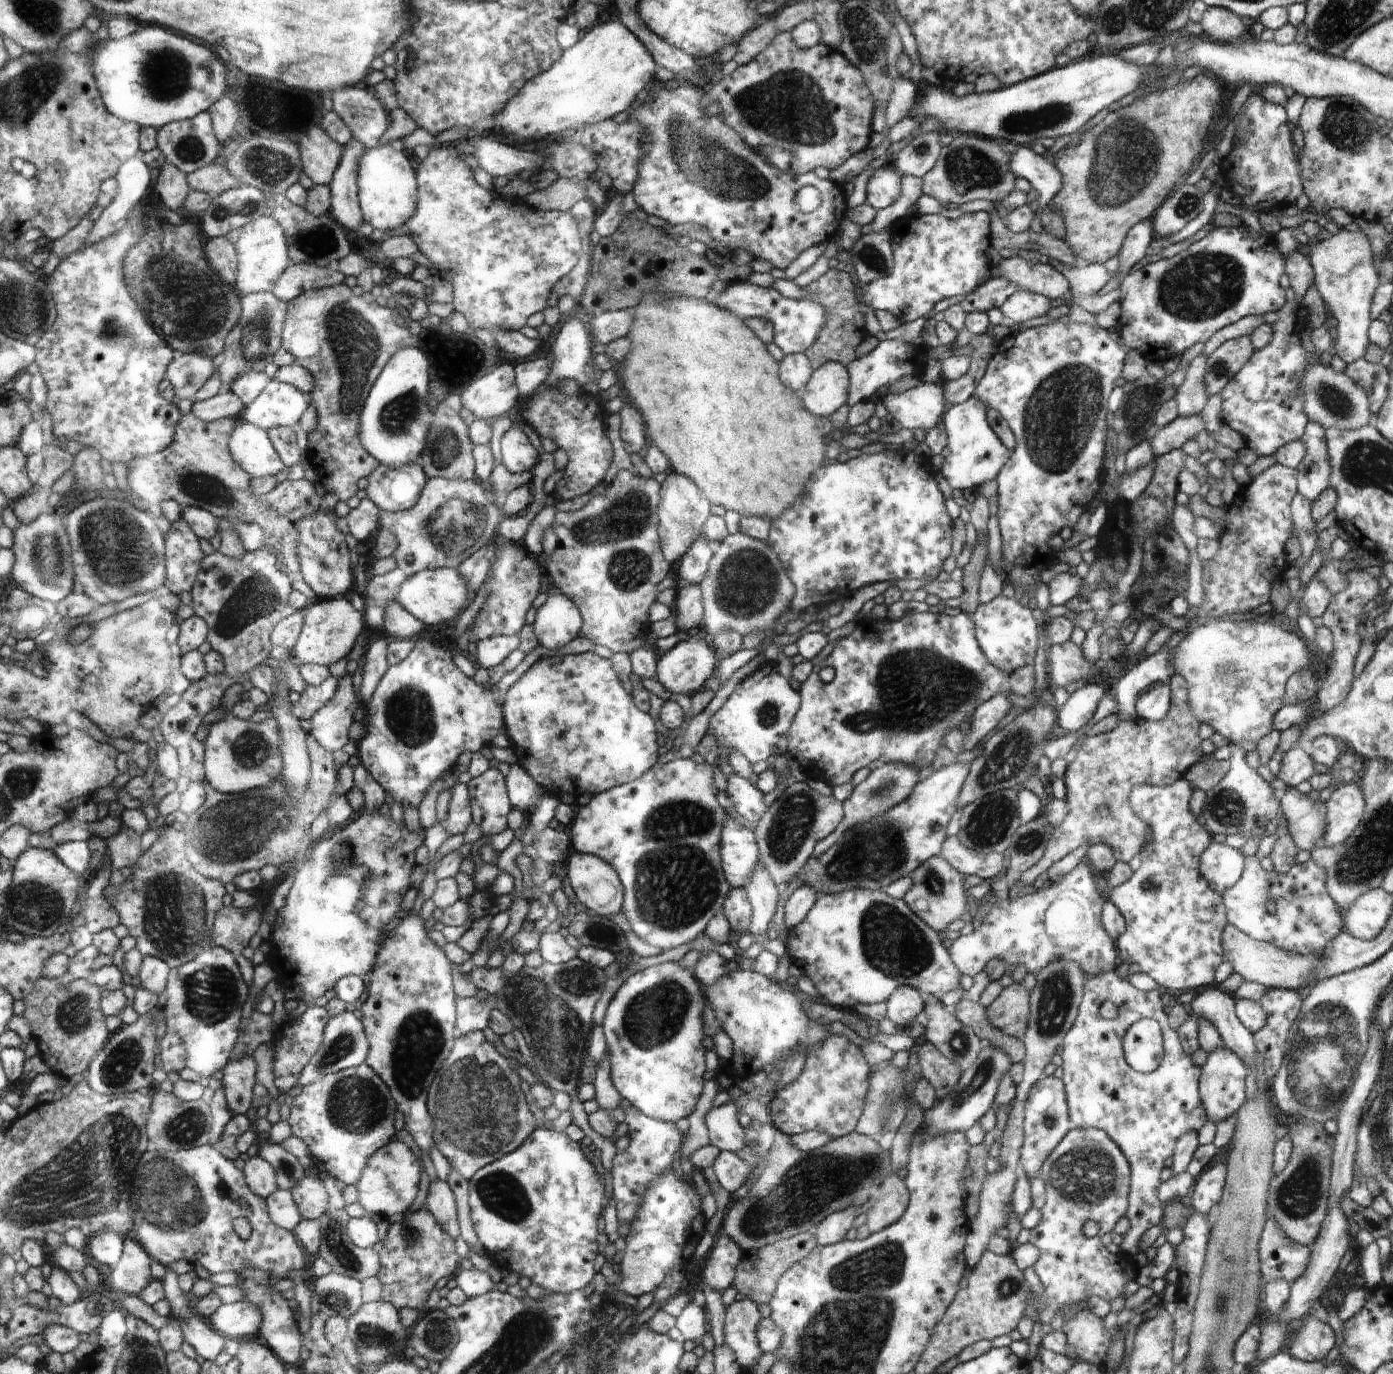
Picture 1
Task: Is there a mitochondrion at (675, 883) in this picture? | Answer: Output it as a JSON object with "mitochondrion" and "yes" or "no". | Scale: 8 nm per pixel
{"mitochondrion":"yes"}

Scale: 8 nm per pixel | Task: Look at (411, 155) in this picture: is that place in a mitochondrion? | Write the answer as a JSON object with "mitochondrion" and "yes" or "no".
{"mitochondrion":"no"}

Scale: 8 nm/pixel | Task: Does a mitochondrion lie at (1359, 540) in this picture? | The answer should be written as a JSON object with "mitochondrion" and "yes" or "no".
{"mitochondrion":"no"}

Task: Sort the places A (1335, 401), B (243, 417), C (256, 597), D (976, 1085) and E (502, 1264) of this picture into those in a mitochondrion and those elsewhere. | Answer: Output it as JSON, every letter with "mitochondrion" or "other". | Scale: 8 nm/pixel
{"A":"mitochondrion","B":"other","C":"mitochondrion","D":"mitochondrion","E":"other"}

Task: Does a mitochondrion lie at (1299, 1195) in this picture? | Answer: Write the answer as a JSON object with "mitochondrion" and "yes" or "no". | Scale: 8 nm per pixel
{"mitochondrion":"yes"}

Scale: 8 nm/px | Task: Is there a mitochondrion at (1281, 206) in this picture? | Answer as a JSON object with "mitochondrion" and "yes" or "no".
{"mitochondrion":"no"}

